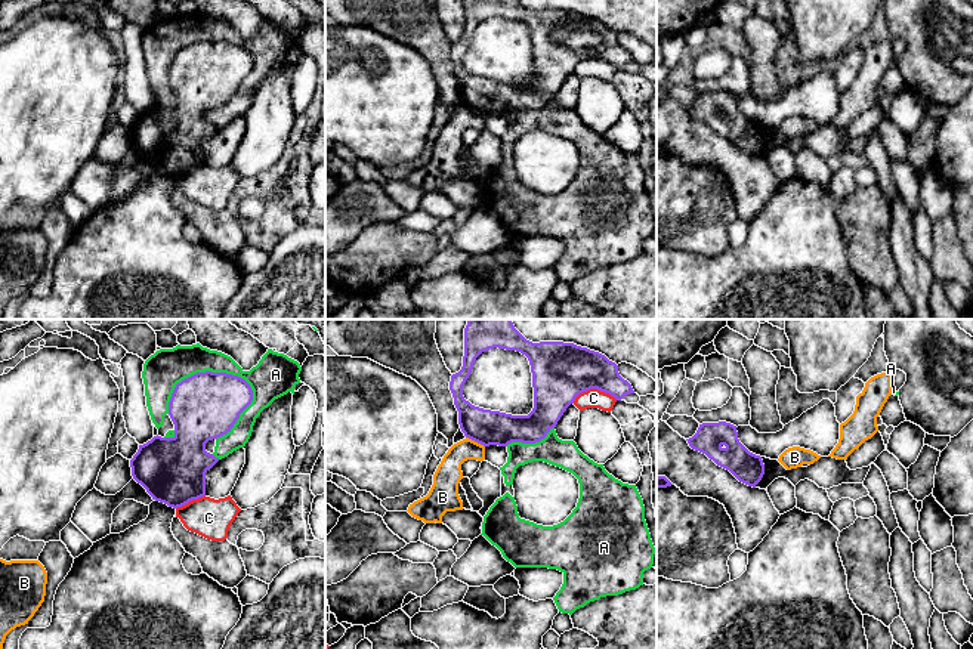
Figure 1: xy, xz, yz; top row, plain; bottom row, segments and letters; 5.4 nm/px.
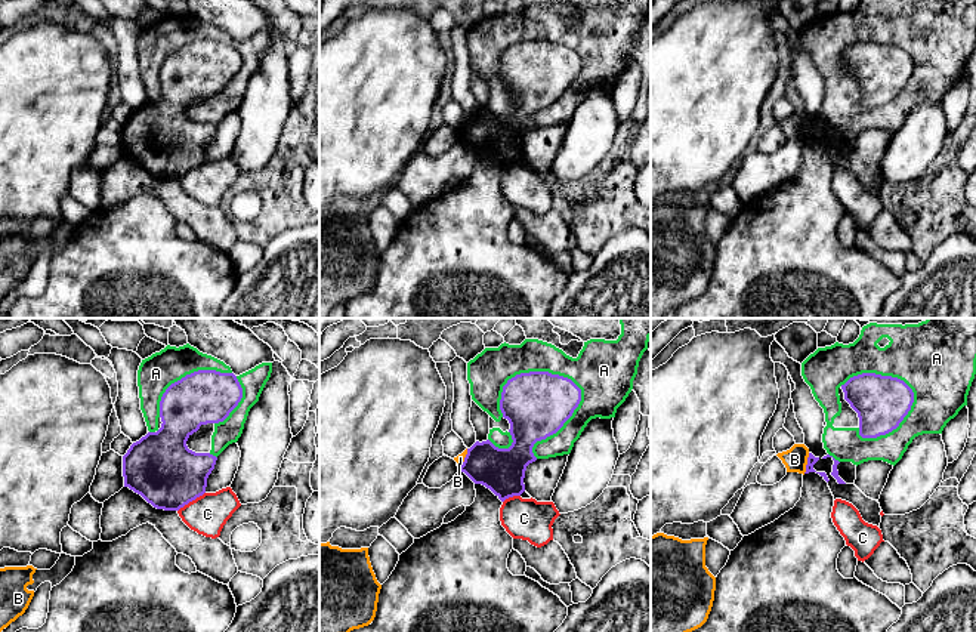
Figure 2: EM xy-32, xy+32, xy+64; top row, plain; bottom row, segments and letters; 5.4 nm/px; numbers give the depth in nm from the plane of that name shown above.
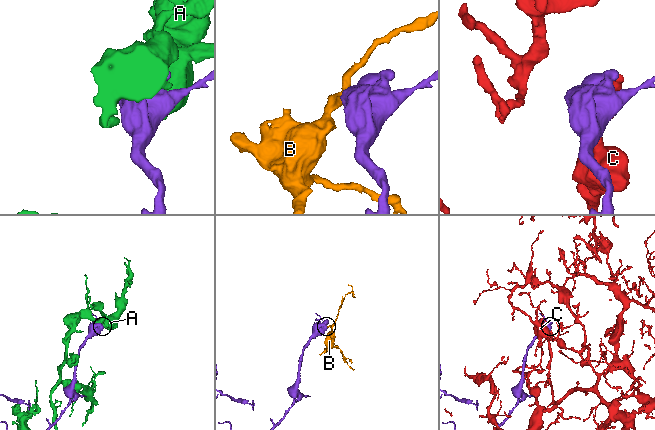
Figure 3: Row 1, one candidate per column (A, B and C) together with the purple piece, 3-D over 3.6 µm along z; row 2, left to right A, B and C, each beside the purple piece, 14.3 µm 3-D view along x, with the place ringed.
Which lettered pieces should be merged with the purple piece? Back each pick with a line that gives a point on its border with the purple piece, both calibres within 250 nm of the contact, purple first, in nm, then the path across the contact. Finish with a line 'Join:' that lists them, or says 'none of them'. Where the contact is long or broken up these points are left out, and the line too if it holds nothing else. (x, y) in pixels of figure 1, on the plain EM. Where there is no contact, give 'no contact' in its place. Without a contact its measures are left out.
Join: none of them

